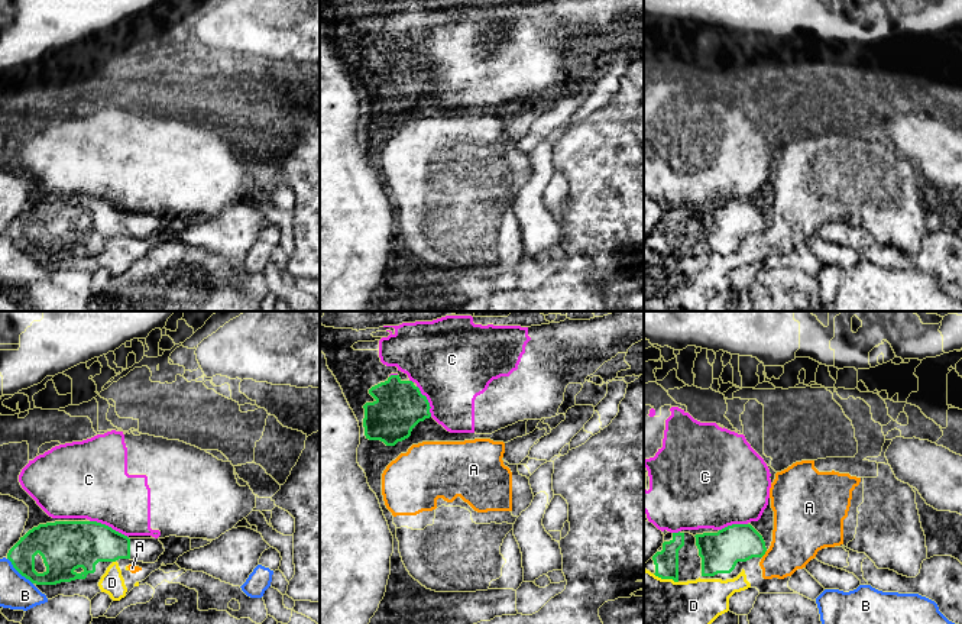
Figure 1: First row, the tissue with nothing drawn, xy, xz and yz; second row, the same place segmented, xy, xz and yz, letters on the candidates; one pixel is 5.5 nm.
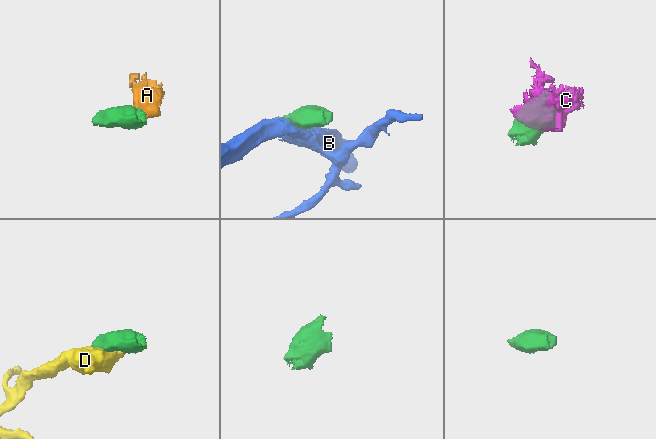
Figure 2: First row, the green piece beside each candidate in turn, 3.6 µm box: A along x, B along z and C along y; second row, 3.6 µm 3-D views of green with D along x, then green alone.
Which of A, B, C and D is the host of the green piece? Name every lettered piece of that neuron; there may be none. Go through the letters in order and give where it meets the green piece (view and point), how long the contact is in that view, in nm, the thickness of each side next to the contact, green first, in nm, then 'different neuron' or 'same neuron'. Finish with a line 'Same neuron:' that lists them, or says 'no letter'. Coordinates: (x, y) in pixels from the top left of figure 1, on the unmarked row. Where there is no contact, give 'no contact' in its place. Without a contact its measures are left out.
A: yz (764, 229) | 50 nm | 220/300 nm | different neuron
B: xy (19, 248) | 200 nm | 200/190 nm | different neuron
C: xy (107, 201) | 240 nm | 280/400 nm | different neuron
D: yz (666, 254) | 150 nm | 130/380 nm | different neuron
Same neuron: no letter

